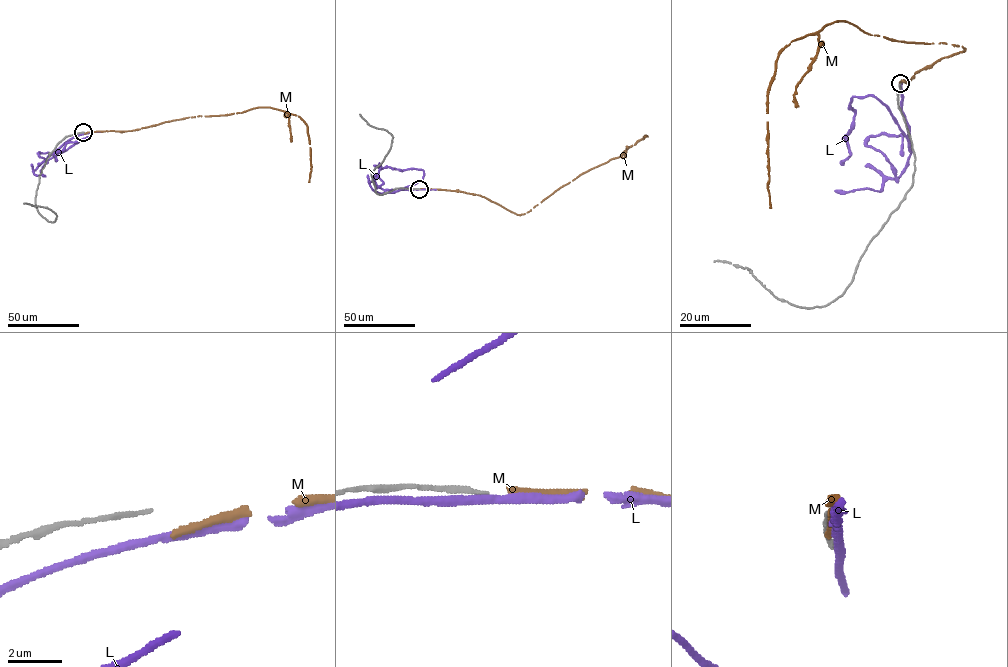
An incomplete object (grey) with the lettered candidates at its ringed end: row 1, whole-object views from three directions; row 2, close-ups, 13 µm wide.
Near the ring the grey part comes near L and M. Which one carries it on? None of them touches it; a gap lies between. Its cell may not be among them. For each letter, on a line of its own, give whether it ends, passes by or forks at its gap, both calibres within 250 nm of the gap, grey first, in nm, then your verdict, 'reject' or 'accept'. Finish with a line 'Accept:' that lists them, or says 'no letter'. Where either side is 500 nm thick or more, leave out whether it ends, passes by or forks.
L: it passes by | 130/320 nm | reject
M: it ends | 130/260 nm | reject
Accept: no letter

